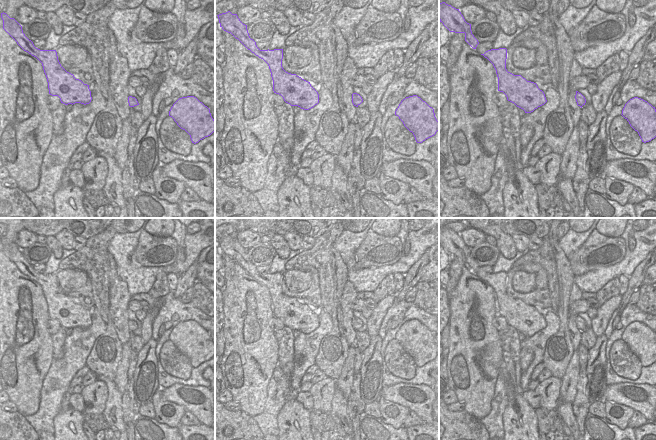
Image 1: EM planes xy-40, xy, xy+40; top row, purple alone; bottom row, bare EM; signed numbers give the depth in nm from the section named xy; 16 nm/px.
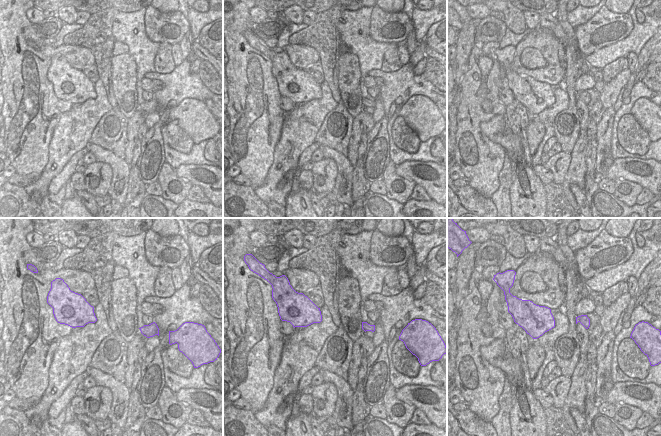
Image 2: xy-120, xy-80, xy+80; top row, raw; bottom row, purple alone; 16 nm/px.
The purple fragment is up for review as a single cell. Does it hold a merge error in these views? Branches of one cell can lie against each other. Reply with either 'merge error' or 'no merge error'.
no merge error

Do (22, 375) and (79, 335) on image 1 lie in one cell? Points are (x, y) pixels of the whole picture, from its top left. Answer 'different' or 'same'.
different

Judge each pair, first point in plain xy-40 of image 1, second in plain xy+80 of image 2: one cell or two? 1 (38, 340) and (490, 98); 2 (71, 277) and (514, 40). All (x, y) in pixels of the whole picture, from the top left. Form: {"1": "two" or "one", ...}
{"1": "one", "2": "two"}

